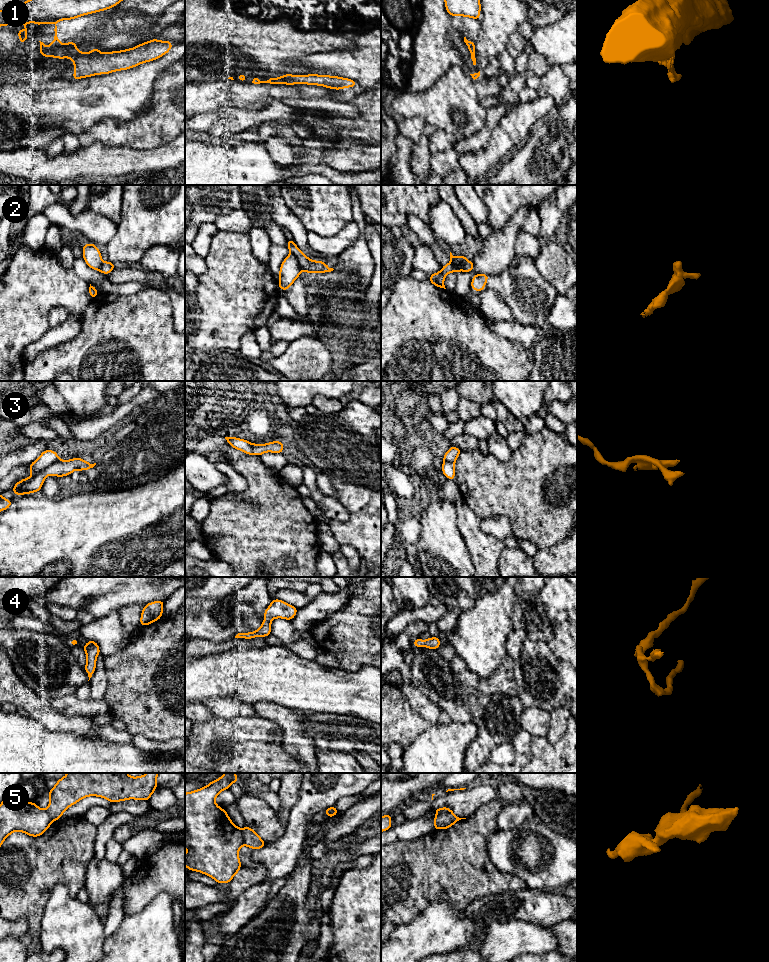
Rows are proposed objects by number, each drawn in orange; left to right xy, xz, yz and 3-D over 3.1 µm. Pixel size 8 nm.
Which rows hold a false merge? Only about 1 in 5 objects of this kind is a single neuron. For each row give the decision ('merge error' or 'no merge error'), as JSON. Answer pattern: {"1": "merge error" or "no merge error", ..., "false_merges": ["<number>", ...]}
{"1": "merge error", "2": "merge error", "3": "merge error", "4": "no merge error", "5": "merge error", "false_merges": ["1", "2", "3", "5"]}

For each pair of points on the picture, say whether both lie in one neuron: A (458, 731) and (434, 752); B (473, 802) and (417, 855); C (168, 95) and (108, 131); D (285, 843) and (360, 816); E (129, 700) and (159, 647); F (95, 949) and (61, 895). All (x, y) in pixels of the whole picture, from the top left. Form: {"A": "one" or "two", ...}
{"A": "one", "B": "two", "C": "one", "D": "two", "E": "one", "F": "one"}

